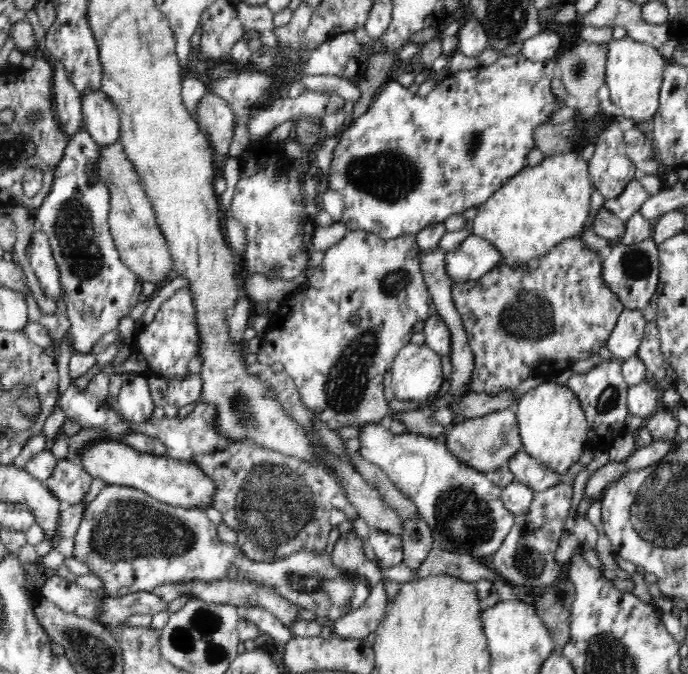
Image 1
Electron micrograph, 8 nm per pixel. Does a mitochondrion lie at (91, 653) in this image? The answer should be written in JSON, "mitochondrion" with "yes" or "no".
{"mitochondrion":"yes"}

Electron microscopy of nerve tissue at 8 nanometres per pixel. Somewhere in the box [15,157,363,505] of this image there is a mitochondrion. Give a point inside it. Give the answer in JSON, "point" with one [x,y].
{"point":[74,219]}

